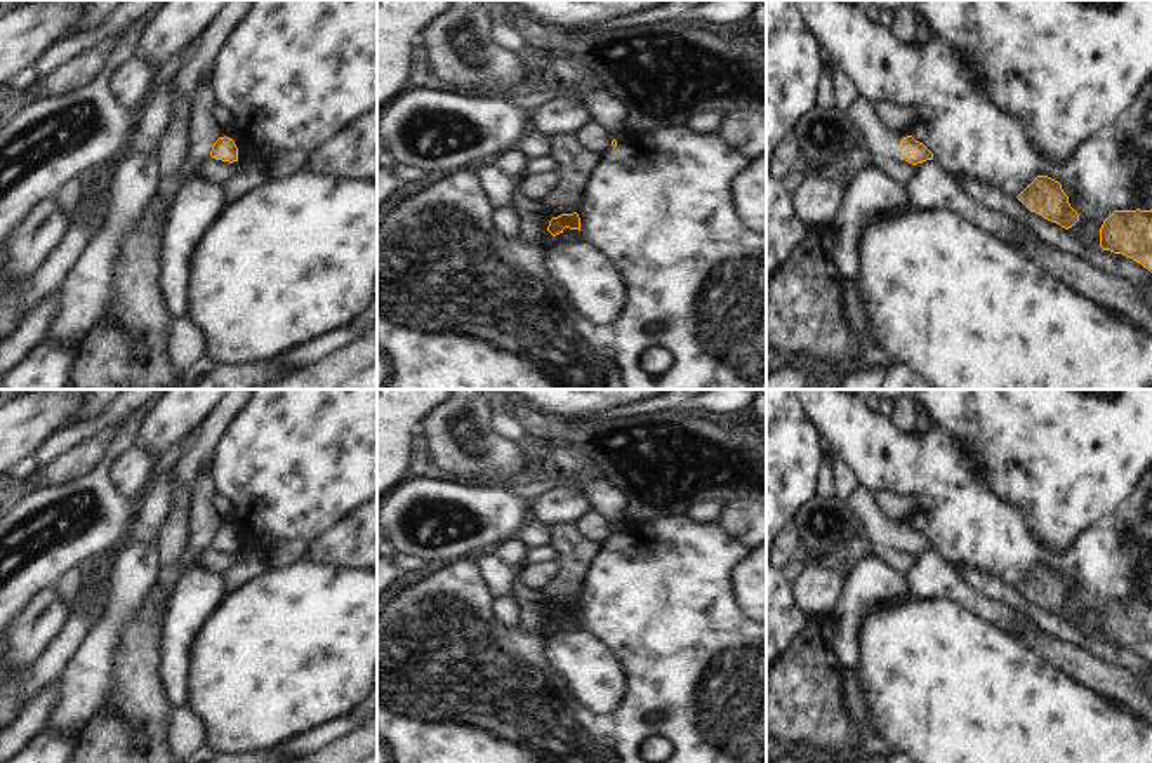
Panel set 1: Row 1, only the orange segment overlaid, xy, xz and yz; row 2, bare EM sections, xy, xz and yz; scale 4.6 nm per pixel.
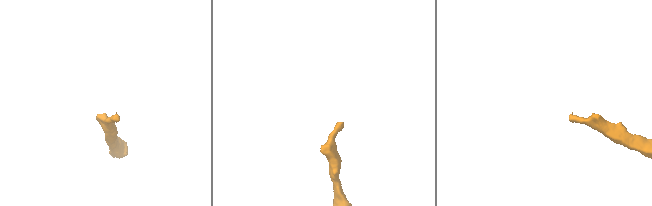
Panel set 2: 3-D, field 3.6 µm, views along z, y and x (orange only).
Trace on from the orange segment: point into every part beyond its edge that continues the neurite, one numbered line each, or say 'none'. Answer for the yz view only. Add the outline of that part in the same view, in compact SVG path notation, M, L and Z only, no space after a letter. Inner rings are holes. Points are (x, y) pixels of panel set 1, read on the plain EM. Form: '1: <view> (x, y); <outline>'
1: yz (880, 529); M858 483L846 495L846 501L874 544L900 547L900 530L912 525L910 518L902 521L888 518L876 499L876 492L864 483Z

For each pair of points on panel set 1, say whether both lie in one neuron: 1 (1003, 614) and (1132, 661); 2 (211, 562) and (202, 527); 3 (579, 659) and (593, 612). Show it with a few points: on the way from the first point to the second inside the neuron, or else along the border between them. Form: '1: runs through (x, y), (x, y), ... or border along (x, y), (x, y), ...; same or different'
1: border along (1003, 603), (1024, 612), (1039, 626); different
2: border along (209, 544), (197, 555), (193, 563); different
3: border along (579, 621), (617, 659); different

